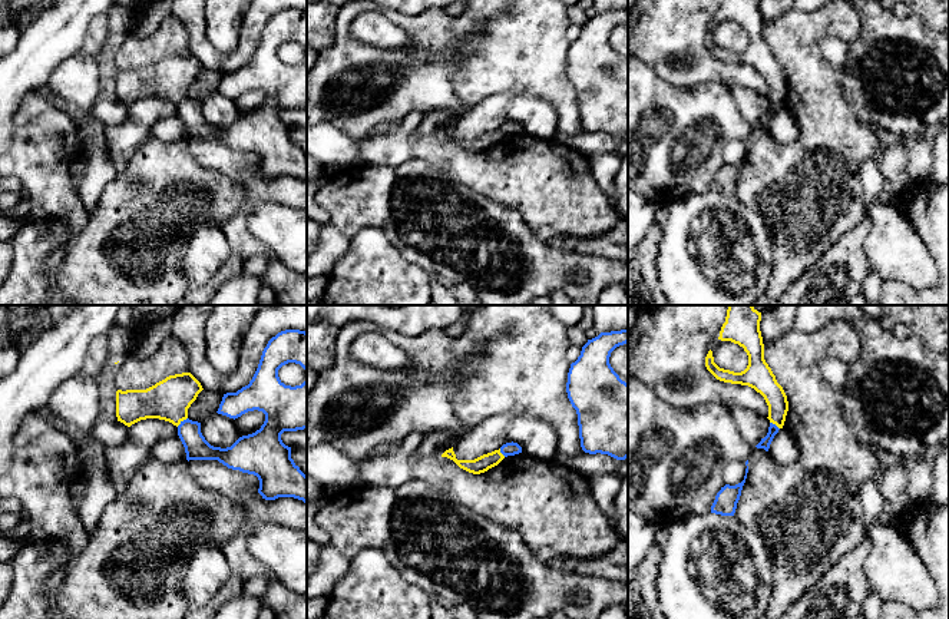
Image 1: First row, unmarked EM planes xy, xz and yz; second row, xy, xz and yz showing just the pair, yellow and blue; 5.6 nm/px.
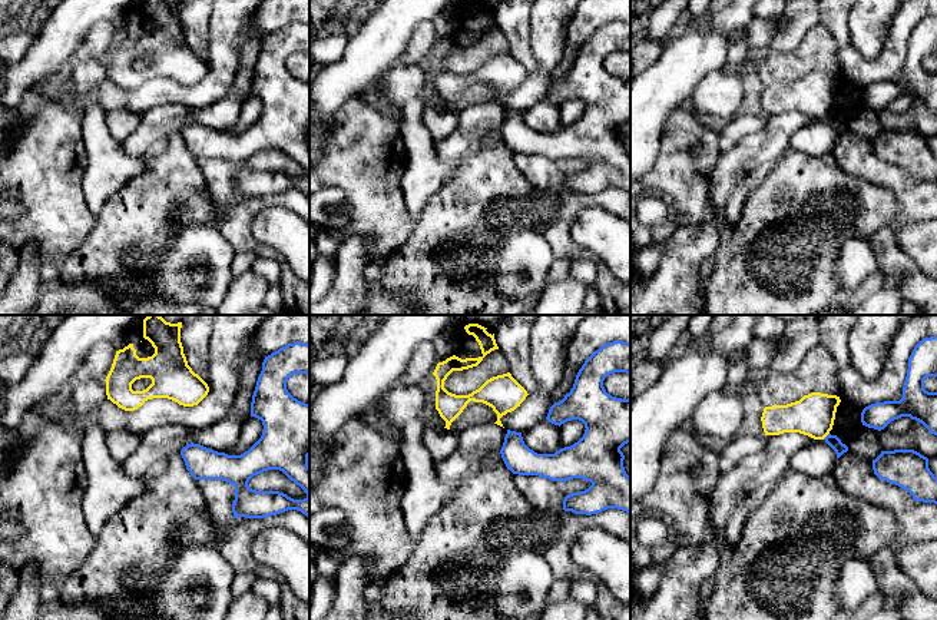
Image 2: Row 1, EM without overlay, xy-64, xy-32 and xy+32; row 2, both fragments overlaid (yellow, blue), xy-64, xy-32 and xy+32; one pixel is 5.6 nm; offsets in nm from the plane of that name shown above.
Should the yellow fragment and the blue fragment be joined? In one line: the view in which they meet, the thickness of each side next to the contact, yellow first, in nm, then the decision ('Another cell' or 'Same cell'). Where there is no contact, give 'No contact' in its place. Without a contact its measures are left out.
Touches yellow in xy. Thickness 220 nm (yellow) against 140 nm. Another cell

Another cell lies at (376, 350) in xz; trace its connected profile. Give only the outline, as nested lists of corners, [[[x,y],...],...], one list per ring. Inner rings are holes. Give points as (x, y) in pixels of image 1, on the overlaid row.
[[[363,334],[351,345],[351,355],[364,364],[380,370],[403,370],[411,365],[411,358],[381,334]]]

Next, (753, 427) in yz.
[[[740,407],[728,408],[743,440],[748,443],[751,447],[755,447],[767,436],[770,420],[745,408]]]

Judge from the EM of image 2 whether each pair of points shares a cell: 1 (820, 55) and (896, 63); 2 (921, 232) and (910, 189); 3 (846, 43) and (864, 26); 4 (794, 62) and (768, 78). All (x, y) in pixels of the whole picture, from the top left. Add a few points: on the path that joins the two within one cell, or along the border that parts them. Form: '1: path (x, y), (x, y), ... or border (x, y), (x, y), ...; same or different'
1: border (823, 26), (835, 43), (843, 75), (853, 82); different
2: border (921, 219), (897, 229), (903, 251); different
3: border (848, 15), (853, 46), (866, 59), (874, 60); different
4: path (788, 68), (778, 68), (774, 72); same

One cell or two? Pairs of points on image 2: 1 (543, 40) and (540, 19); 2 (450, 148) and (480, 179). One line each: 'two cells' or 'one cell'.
1: one cell
2: two cells

